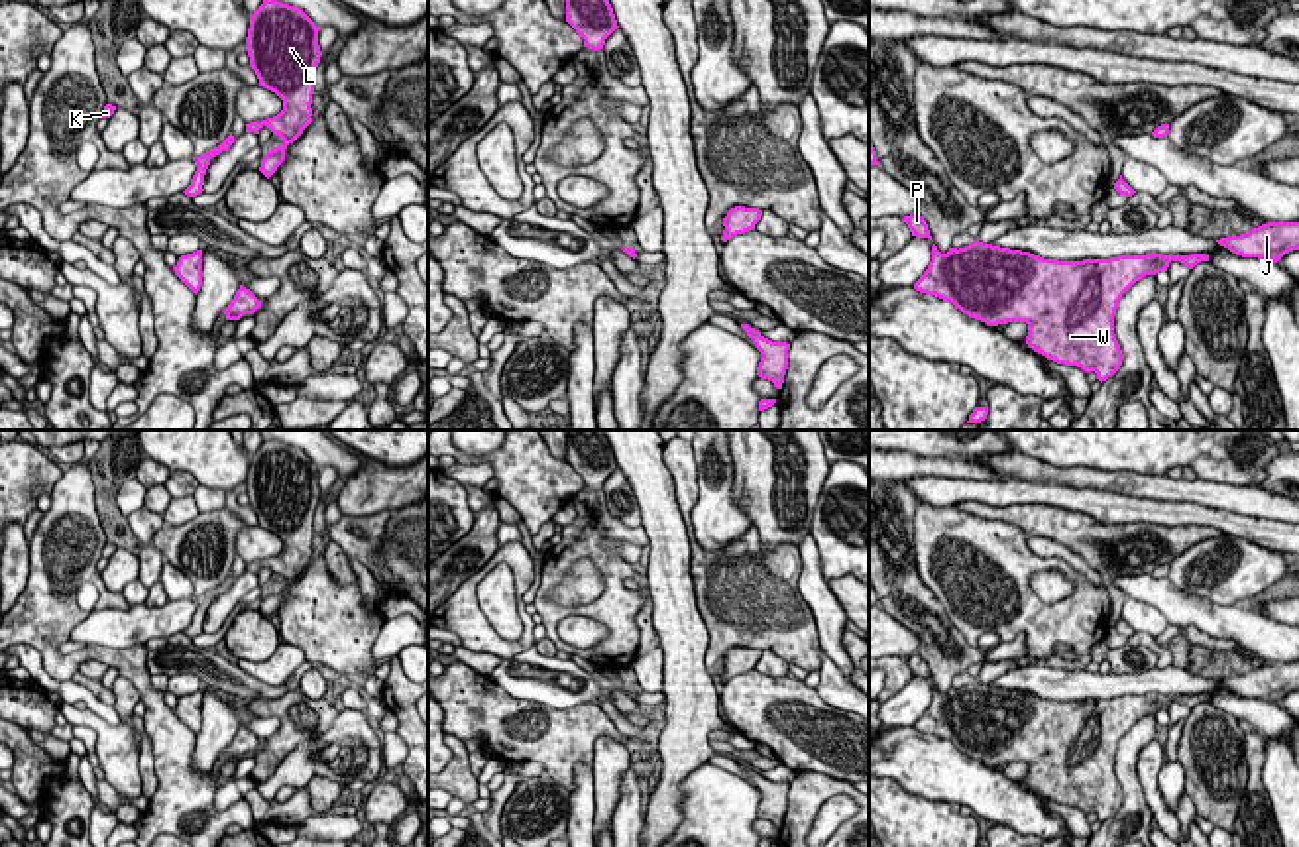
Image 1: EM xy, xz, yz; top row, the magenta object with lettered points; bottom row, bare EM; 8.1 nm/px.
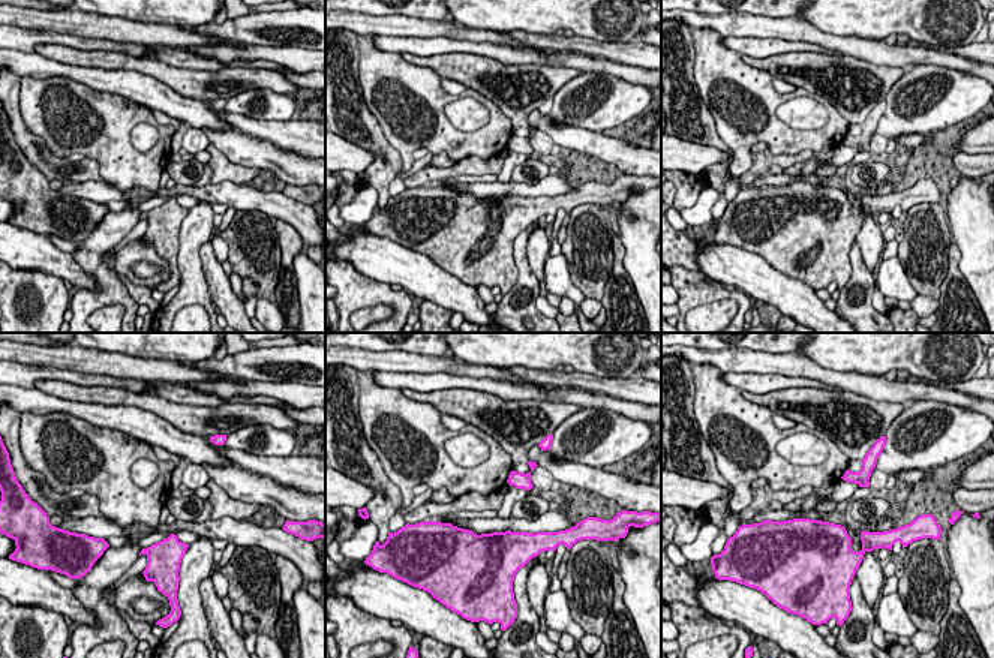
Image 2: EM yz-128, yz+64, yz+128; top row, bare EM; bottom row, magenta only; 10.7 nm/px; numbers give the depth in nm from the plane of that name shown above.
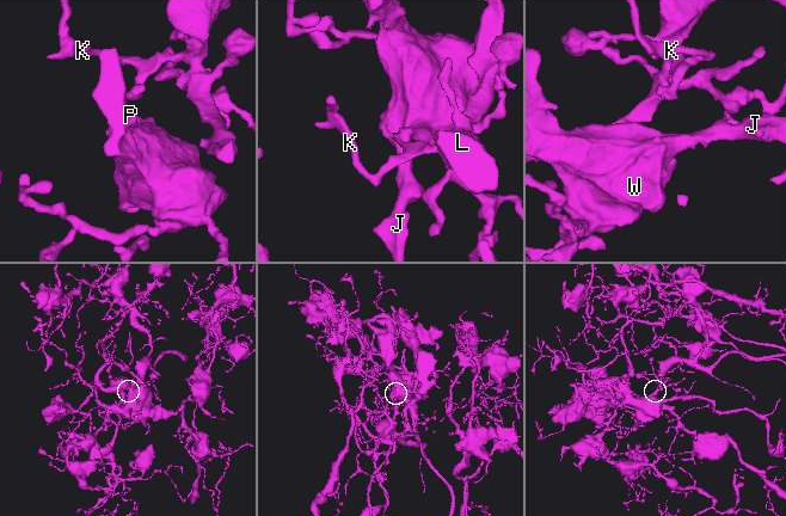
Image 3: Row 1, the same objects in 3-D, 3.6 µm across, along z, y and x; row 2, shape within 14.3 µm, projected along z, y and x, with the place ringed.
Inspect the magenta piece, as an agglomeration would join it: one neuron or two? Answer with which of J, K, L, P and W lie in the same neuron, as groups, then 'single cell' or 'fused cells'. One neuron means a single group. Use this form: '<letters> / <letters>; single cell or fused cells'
J K L P W; single cell

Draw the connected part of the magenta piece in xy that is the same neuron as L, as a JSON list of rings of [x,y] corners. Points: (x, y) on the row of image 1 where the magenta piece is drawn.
[[[277,0],[263,4],[250,16],[246,51],[259,86],[283,100],[283,110],[267,120],[246,124],[246,132],[259,134],[267,126],[283,143],[265,153],[259,171],[269,179],[285,161],[285,149],[312,122],[314,75],[322,51],[320,28],[301,10]]]

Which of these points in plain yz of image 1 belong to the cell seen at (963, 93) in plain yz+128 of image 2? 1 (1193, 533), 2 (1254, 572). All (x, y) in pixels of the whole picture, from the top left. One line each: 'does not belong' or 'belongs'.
1: does not belong
2: belongs

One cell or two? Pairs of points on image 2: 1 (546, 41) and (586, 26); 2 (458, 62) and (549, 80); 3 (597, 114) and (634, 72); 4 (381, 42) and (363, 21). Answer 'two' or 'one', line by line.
1: two
2: one
3: two
4: two

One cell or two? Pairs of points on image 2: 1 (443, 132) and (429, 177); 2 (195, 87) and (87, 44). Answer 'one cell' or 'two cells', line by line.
1: two cells
2: two cells

